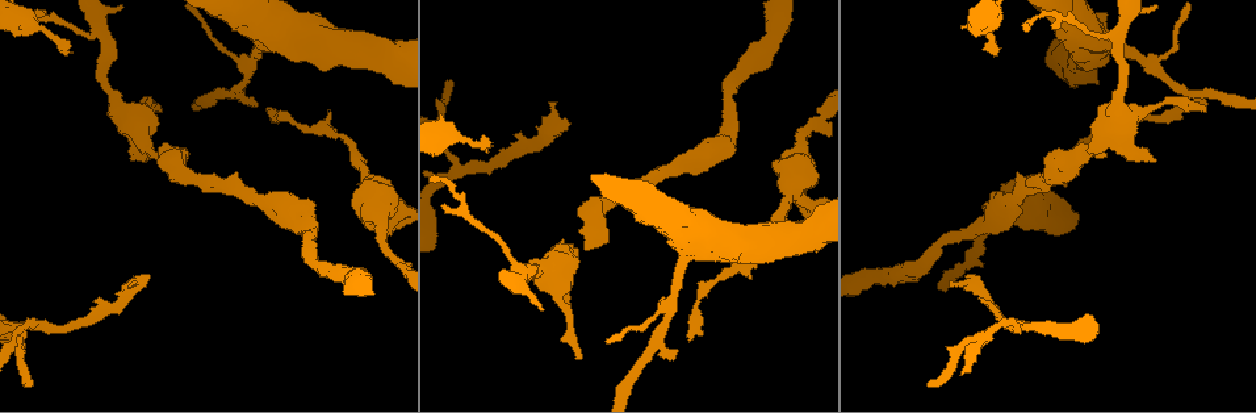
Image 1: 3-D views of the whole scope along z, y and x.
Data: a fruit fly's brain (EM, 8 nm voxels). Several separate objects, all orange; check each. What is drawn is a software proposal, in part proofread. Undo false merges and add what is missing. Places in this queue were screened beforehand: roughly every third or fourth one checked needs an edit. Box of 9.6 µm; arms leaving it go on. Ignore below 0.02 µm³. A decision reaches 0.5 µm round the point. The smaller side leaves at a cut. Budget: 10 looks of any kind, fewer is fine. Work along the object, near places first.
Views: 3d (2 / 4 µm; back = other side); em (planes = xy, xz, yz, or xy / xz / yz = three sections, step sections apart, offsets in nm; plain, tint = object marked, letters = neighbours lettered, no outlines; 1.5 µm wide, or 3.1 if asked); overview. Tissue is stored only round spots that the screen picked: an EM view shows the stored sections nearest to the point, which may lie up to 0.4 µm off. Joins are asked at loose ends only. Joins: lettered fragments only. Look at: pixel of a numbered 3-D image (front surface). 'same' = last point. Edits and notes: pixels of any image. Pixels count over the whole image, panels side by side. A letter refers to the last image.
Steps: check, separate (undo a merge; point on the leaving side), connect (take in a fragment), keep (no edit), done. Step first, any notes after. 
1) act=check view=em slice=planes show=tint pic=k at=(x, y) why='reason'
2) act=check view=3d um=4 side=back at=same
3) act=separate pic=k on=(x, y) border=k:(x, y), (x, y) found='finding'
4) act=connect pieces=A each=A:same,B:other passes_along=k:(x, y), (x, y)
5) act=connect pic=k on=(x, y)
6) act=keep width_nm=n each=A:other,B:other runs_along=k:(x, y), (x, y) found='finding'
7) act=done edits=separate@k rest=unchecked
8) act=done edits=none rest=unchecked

act=check view=em slice=planes show=tint pic=1 at=(806, 148) why='thick turns thin'

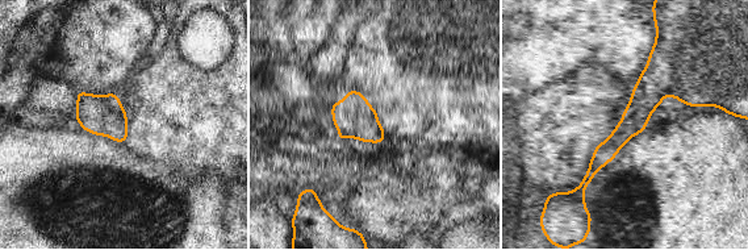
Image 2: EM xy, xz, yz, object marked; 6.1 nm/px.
act=check view=em slice=planes show=letters at=same

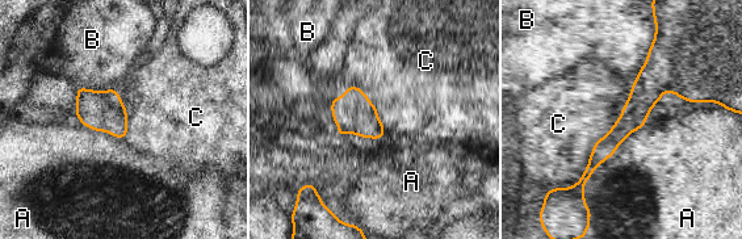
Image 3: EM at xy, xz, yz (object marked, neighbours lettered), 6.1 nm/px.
act=keep longest_contact=C:700nm each=A:other,B:other,C:other runs_along=3:(654, 51), (633, 117), (579, 187) found='one neuron here'

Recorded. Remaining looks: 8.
act=check view=em slice=yz step=4 show=letters pic=1 at=(31, 382) why='thin end'

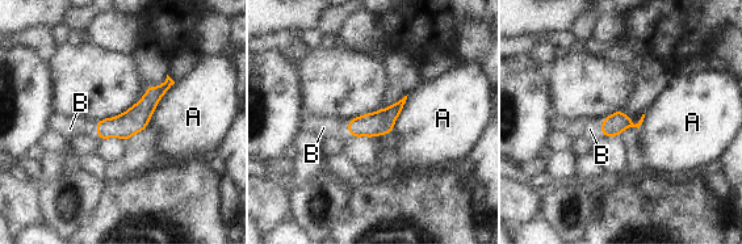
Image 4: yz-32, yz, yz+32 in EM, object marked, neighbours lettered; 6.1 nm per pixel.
act=check view=em slice=planes show=letters at=same why='cut it another way'

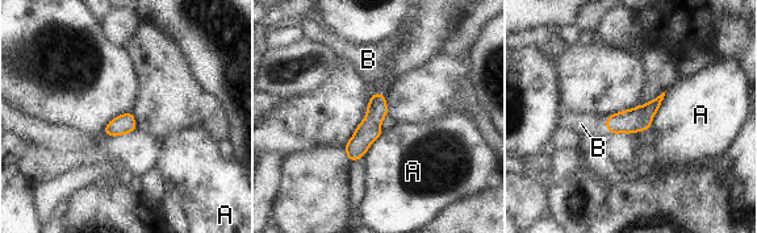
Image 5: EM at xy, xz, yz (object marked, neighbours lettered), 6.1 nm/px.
act=connect pieces=B each=A:other,B:same passes_along=5:(639, 119), (606, 125), (581, 124) found='it goes on there'

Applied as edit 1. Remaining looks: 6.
act=check view=overview why='see it whole again'

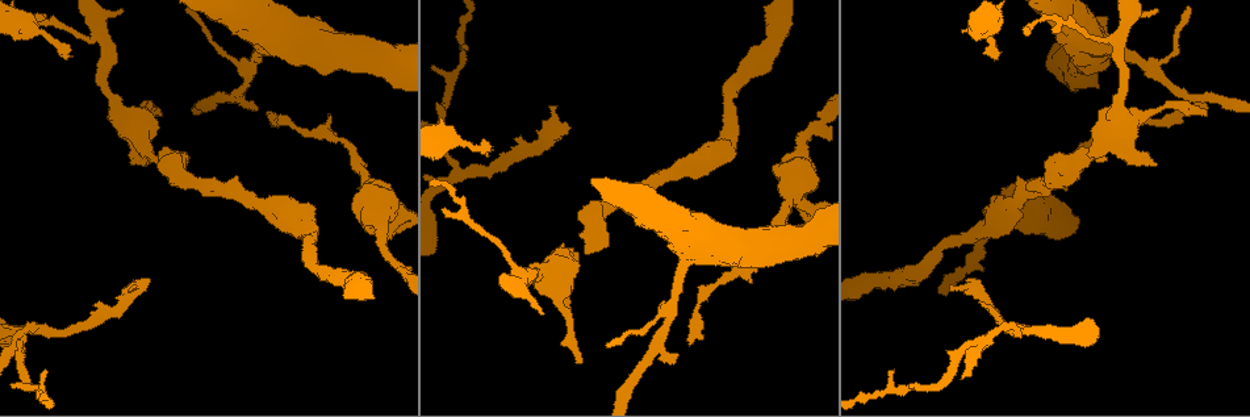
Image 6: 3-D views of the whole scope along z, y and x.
act=check view=3d um=2 pic=6 at=(997, 59) why='long arm stops here'

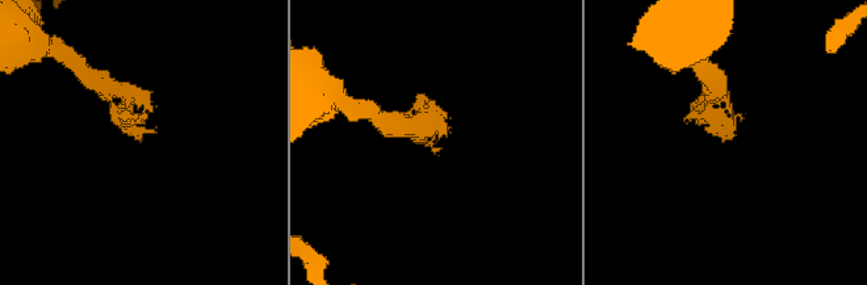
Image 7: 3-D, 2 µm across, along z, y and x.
act=check view=em slice=planes show=tint pic=7 at=(432, 138)

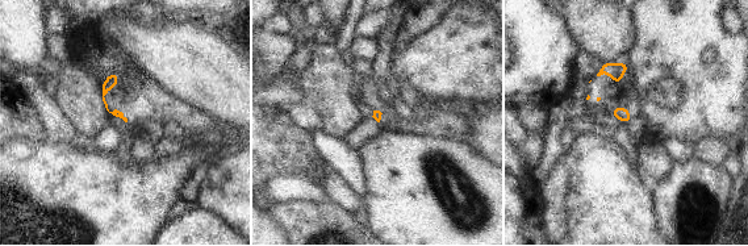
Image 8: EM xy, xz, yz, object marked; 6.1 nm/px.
act=check view=em slice=planes show=letters at=same

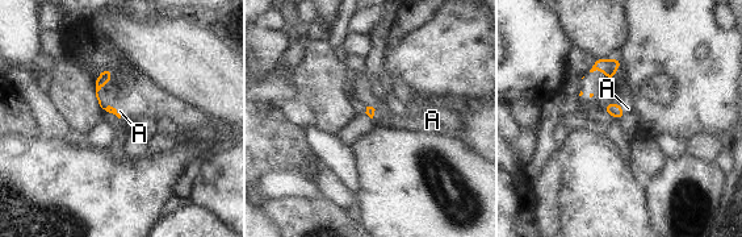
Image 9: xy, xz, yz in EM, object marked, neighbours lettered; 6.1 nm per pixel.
act=connect pieces=A each=A:same found='the neuron continues'

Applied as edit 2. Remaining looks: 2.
act=check view=em slice=planes show=letters pic=6 at=(114, 99) why='calibre changes'

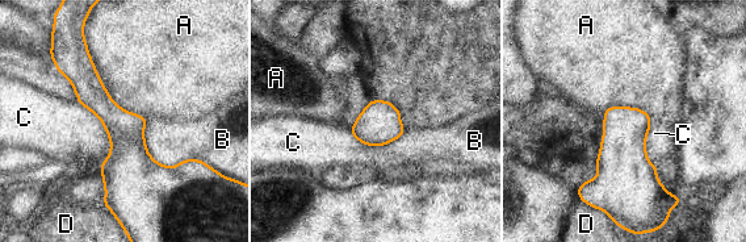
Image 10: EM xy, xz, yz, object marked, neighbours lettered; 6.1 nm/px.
act=keep each=A:other,B:other,C:other,D:other runs_along=10:(86, 58), (121, 126), (114, 203) found='continuous, no second neuron'

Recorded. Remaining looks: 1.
act=done edits=connect@5,connect@9 rest=unchecked

